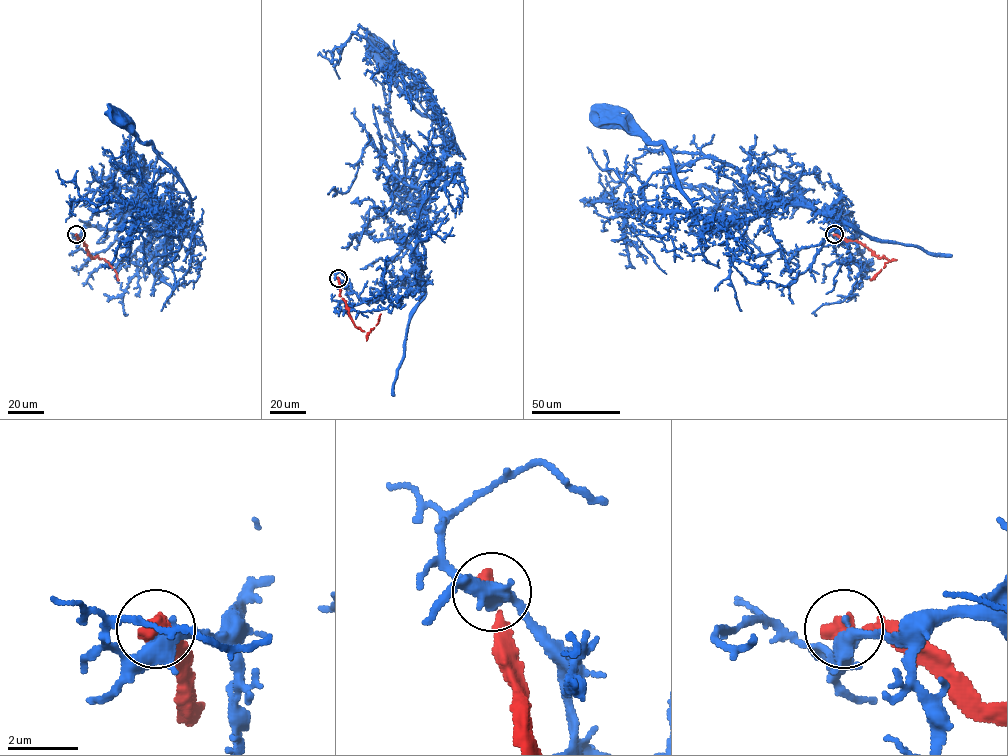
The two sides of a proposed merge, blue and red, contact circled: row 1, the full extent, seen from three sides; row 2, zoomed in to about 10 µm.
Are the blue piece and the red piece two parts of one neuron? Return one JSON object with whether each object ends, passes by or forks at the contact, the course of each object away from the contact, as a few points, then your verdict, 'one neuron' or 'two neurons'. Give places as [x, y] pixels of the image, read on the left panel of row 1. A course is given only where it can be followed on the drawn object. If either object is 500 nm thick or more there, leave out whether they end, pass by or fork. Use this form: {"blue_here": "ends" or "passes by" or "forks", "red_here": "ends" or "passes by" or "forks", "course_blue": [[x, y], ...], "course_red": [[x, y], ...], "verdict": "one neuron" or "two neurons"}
{"blue_here": "forks", "red_here": "ends", "course_blue": [[76, 234], [87, 226], [112, 229], [137, 207], [155, 206], [176, 219], [189, 207], [182, 180], [120, 118]], "course_red": [[76, 234], [91, 258], [108, 262], [119, 280]], "verdict": "two neurons"}

